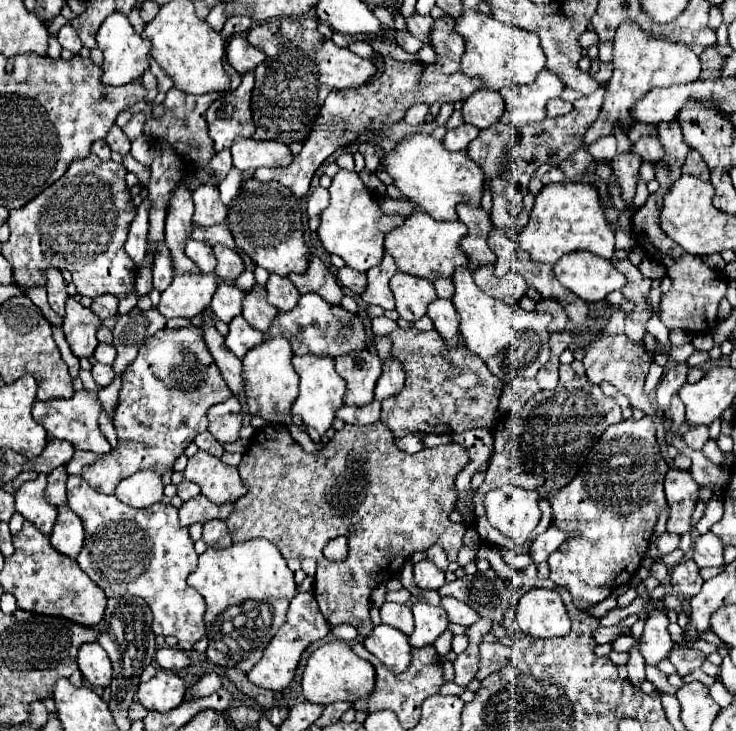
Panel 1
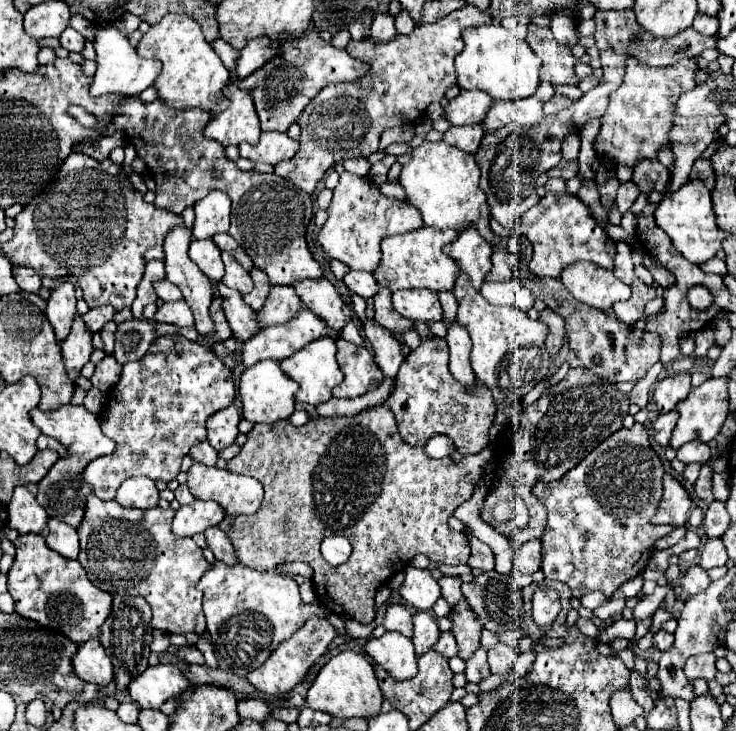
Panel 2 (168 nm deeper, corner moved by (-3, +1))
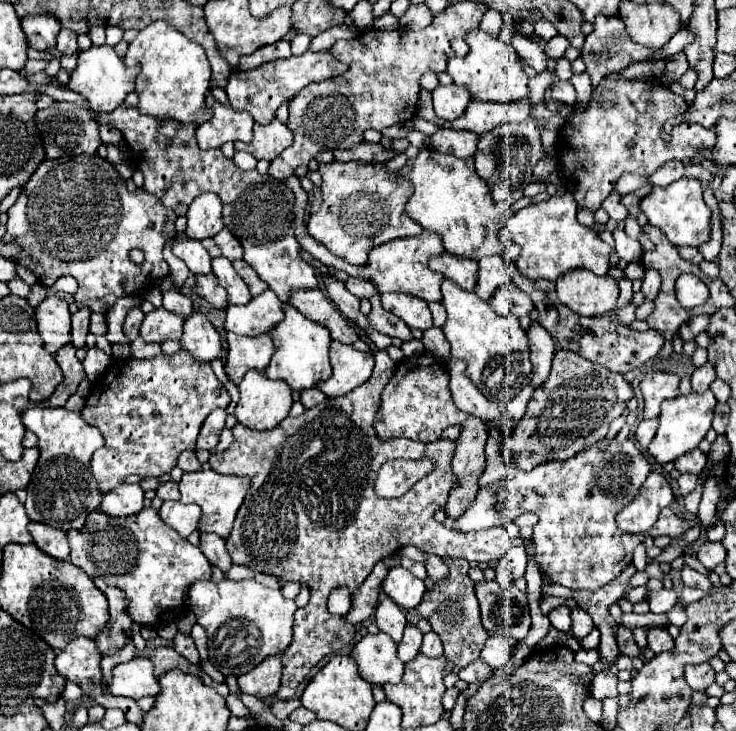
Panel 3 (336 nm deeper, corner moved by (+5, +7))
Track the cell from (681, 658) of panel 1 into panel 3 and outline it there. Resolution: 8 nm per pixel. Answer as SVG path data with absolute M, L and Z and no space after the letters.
M709 662L685 666L685 680L693 690L705 690L715 680L715 670Z

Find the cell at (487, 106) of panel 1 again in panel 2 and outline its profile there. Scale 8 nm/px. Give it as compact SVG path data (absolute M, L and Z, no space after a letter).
M461 90L459 96L449 100L445 106L445 118L451 126L467 126L467 124L481 124L487 116L493 98L489 98L481 90Z

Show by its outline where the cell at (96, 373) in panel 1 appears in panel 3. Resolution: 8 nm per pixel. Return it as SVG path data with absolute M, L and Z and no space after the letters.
M99 348L87 350L87 356L83 360L83 368L85 368L89 382L97 382L97 378L101 378L101 374L105 374L109 366L111 366L111 356L107 356L103 350L99 350Z

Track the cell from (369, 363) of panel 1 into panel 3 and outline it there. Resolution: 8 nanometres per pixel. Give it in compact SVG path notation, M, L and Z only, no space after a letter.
M331 342L331 366L331 378L317 382L317 388L321 388L329 398L337 398L365 384L373 372L375 360L373 354L359 352L349 344Z

